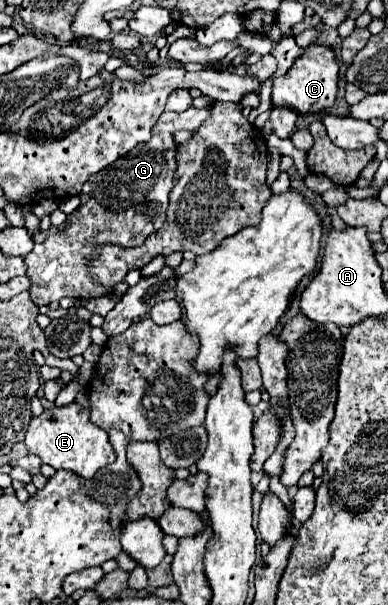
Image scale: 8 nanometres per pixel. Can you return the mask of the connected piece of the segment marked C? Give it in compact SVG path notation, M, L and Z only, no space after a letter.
M310 44L294 66L280 78L274 78L272 106L290 108L298 114L318 114L328 110L338 98L338 62L330 46Z

